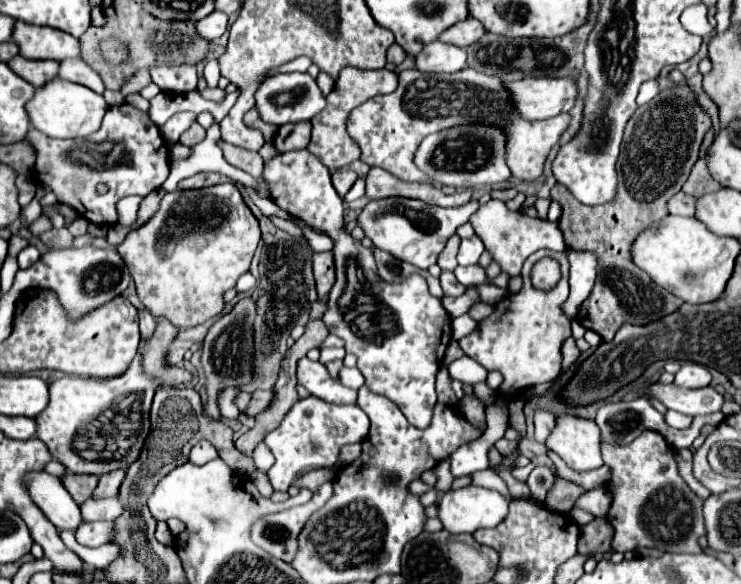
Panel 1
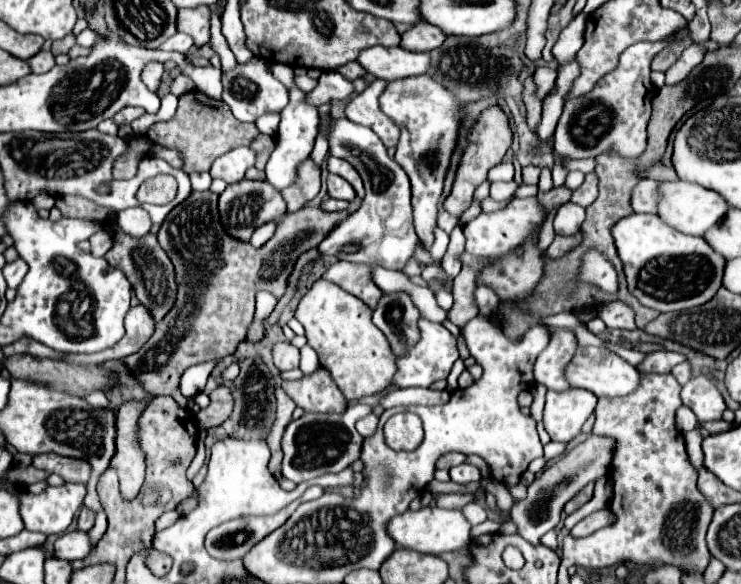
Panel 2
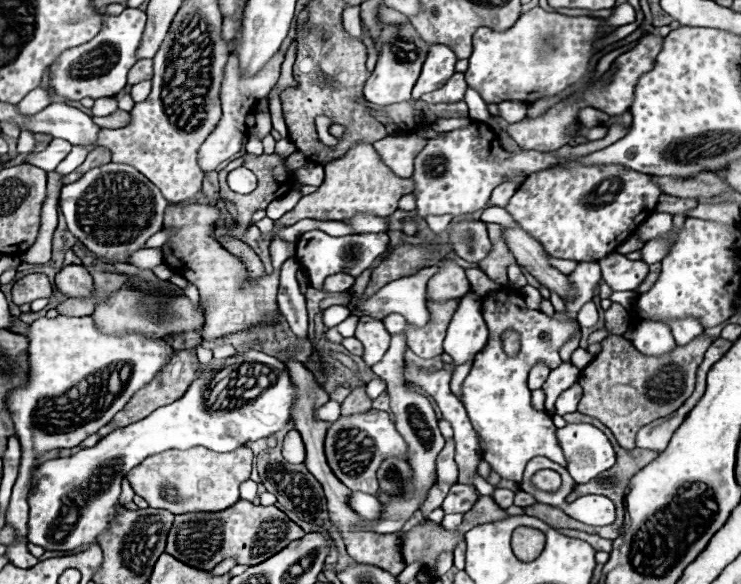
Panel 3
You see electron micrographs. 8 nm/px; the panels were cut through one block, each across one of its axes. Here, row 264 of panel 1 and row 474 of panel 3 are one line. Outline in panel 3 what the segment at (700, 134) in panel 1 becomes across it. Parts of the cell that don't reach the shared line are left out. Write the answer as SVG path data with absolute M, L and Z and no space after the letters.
M612 442L612 446L616 450L616 464L610 470L598 474L596 480L590 480L588 484L576 486L576 490L582 488L582 490L588 490L588 494L608 496L616 504L616 522L610 524L610 526L602 526L602 528L590 528L590 526L578 526L578 524L570 526L570 530L582 530L582 532L588 532L588 534L598 534L606 540L618 538L618 532L622 528L622 518L624 518L622 498L624 498L624 490L626 490L630 478L634 474L638 474L638 470L642 470L642 466L648 466L660 454L660 452L638 450L638 448L624 450L616 442Z

